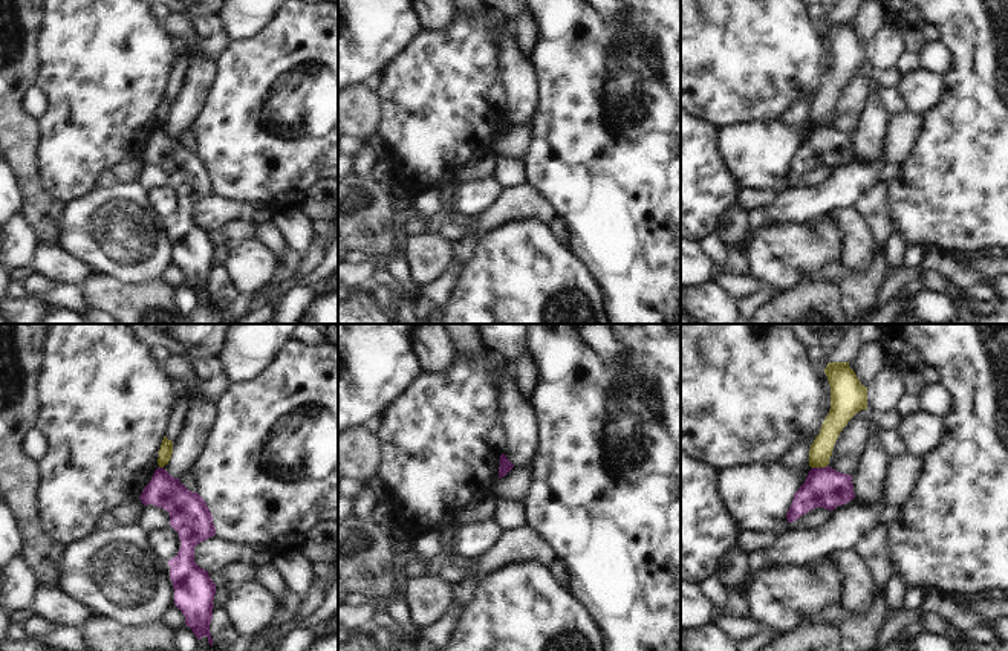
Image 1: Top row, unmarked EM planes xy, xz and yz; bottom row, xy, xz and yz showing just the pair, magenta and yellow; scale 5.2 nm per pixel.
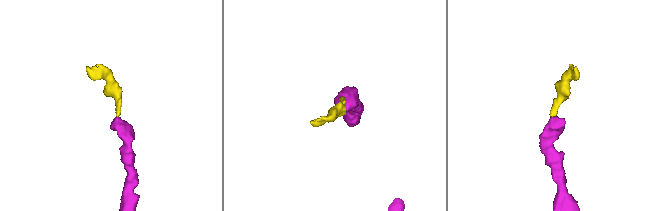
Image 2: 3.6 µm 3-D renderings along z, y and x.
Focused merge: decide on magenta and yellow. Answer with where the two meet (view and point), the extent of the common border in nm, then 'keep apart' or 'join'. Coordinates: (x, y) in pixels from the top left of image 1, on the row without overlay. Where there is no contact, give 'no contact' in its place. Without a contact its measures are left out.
yz (819, 126) | 80 nm | keep apart

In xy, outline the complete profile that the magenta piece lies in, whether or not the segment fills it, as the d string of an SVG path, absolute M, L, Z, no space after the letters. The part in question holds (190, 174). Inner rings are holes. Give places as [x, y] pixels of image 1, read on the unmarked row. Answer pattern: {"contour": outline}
{"contour": "M164 125L154 128L139 157L144 164L153 162L170 171L170 183L180 197L177 212L168 219L174 263L185 274L185 281L197 298L206 293L213 304L210 281L216 241L208 229L194 220L194 205L216 193L213 173L197 150L188 148L179 136L171 134Z"}

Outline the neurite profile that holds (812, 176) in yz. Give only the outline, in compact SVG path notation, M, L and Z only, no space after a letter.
M815 165L792 180L789 180L785 173L780 186L814 186L823 180L829 170L831 168L824 165Z

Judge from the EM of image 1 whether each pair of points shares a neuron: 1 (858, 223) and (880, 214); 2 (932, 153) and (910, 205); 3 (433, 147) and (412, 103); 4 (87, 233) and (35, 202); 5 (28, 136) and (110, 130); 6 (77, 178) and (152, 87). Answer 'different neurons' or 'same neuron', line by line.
1: different neurons
2: same neuron
3: same neuron
4: different neurons
5: different neurons
6: same neuron

